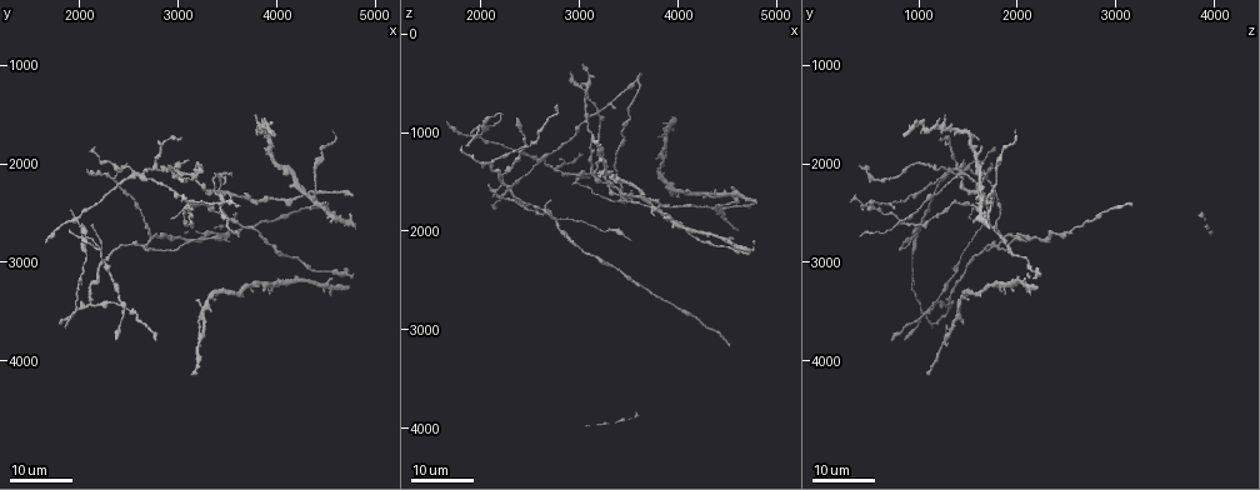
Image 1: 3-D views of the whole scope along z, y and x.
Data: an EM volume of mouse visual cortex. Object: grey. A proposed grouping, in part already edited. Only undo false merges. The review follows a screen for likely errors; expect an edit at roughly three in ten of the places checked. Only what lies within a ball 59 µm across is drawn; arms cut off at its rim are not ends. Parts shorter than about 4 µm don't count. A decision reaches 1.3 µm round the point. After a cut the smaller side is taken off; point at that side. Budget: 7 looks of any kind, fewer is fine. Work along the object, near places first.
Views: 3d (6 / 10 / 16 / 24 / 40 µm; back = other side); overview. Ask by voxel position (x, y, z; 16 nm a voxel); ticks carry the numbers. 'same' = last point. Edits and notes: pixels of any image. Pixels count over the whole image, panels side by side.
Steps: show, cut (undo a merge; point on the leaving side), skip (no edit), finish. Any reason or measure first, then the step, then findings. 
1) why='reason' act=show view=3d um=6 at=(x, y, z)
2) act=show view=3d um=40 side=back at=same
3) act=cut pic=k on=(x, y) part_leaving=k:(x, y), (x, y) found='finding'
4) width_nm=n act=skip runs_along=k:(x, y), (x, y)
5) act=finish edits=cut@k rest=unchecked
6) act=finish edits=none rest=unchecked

act=show view=3d um=16 at=(2140, 3400, 1280)

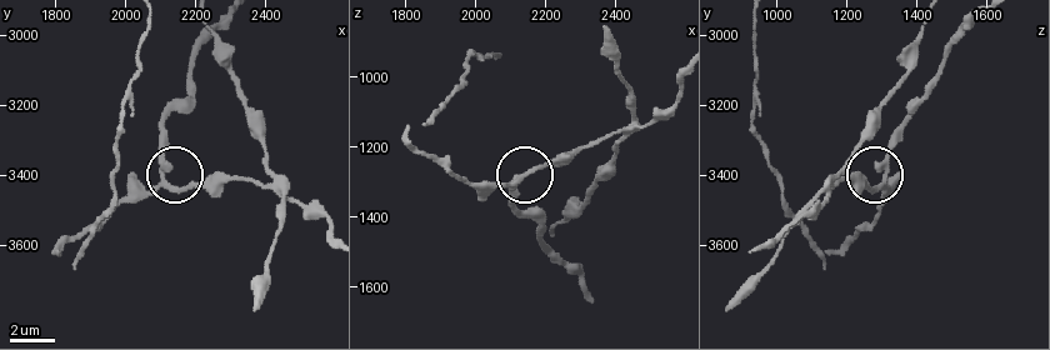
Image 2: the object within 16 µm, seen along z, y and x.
act=show view=3d um=6 at=(2120, 3410, 1300)

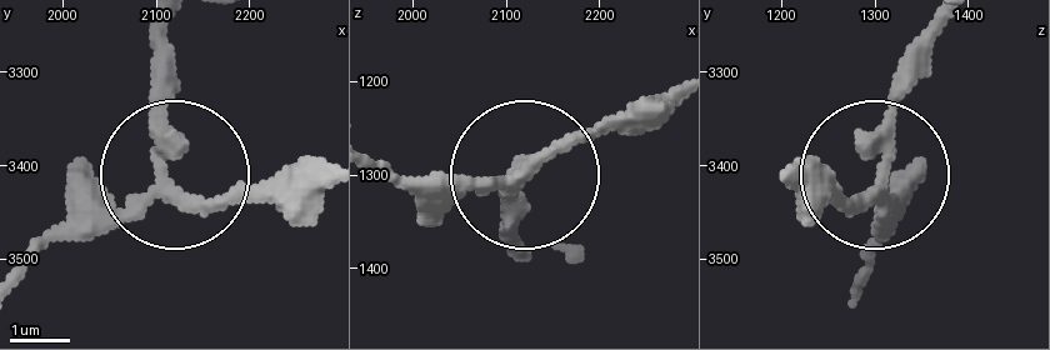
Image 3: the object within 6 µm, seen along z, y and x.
width_nm=260 act=skip runs_along=3:(378, 160), (511, 175), (641, 105) found='one cell here'

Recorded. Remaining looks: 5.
act=show view=3d um=24 at=(2680, 2860, 1800)

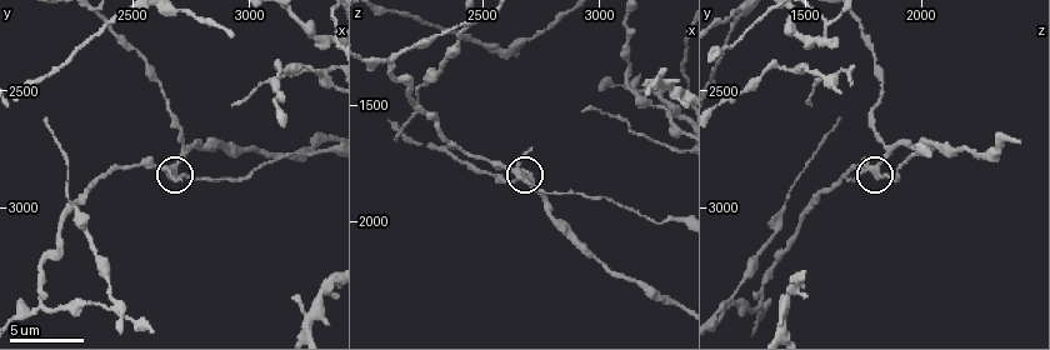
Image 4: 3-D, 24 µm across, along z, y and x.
why='zoom in' act=show view=3d um=6 at=(2660, 2840, 1810)

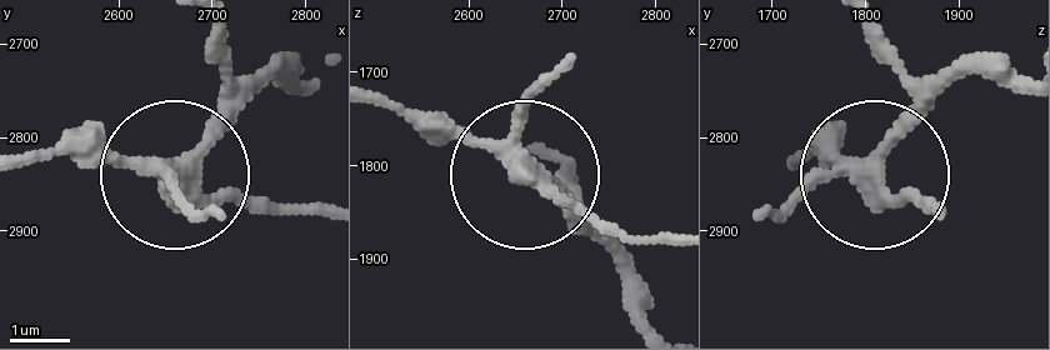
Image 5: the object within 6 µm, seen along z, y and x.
arms=4 act=cut pic=5 on=(281, 211) found='a second cell is stuck on'

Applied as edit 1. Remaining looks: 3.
act=show view=overview

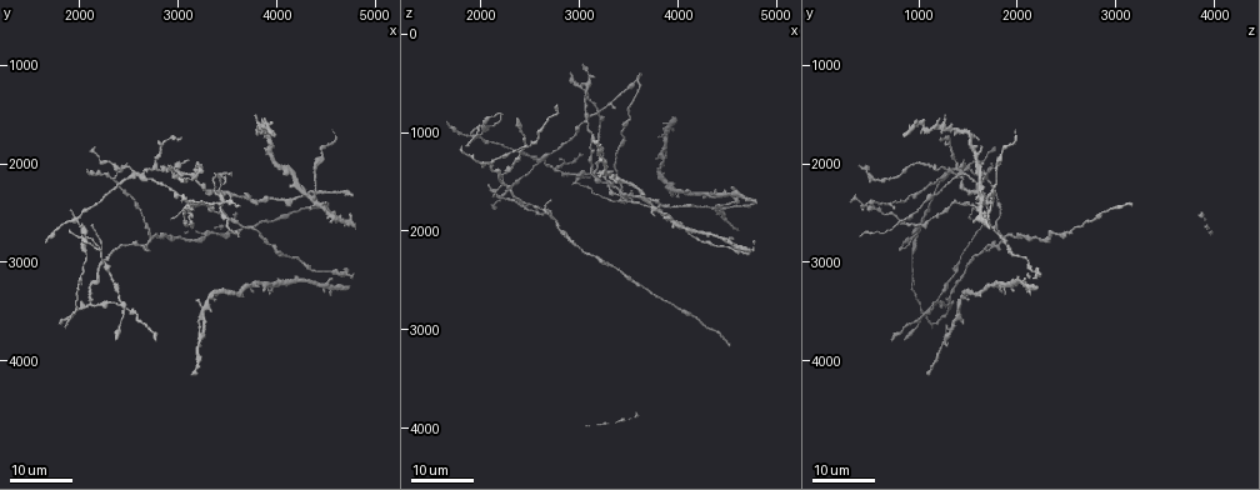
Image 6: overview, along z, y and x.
why='small branch off a trunk' act=show view=3d um=16 at=(3440, 2280, 1600)

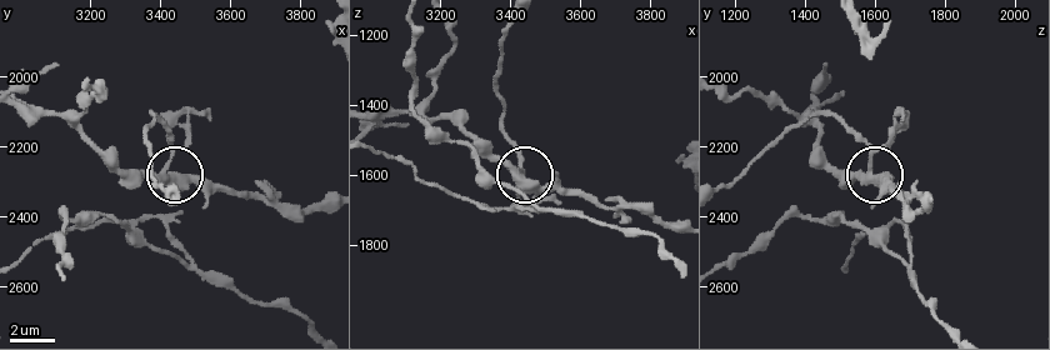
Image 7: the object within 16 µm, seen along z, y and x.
act=show view=3d um=6 at=(3420, 2270, 1590)

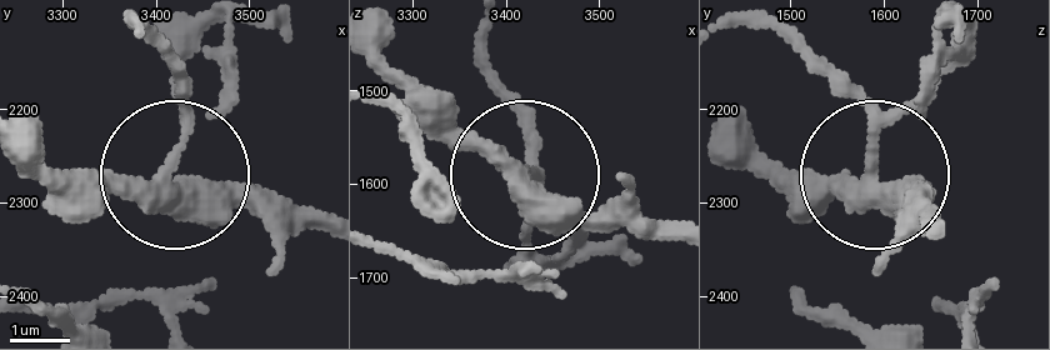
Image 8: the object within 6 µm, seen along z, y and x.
side_arm_um=27 act=cut pic=8 on=(176, 64) part_leaving=8:(178, 145), (183, 75), (133, 31) found='two cells meet here'

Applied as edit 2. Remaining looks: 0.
act=finish edits=cut@5,cut@8 rest=unchecked

